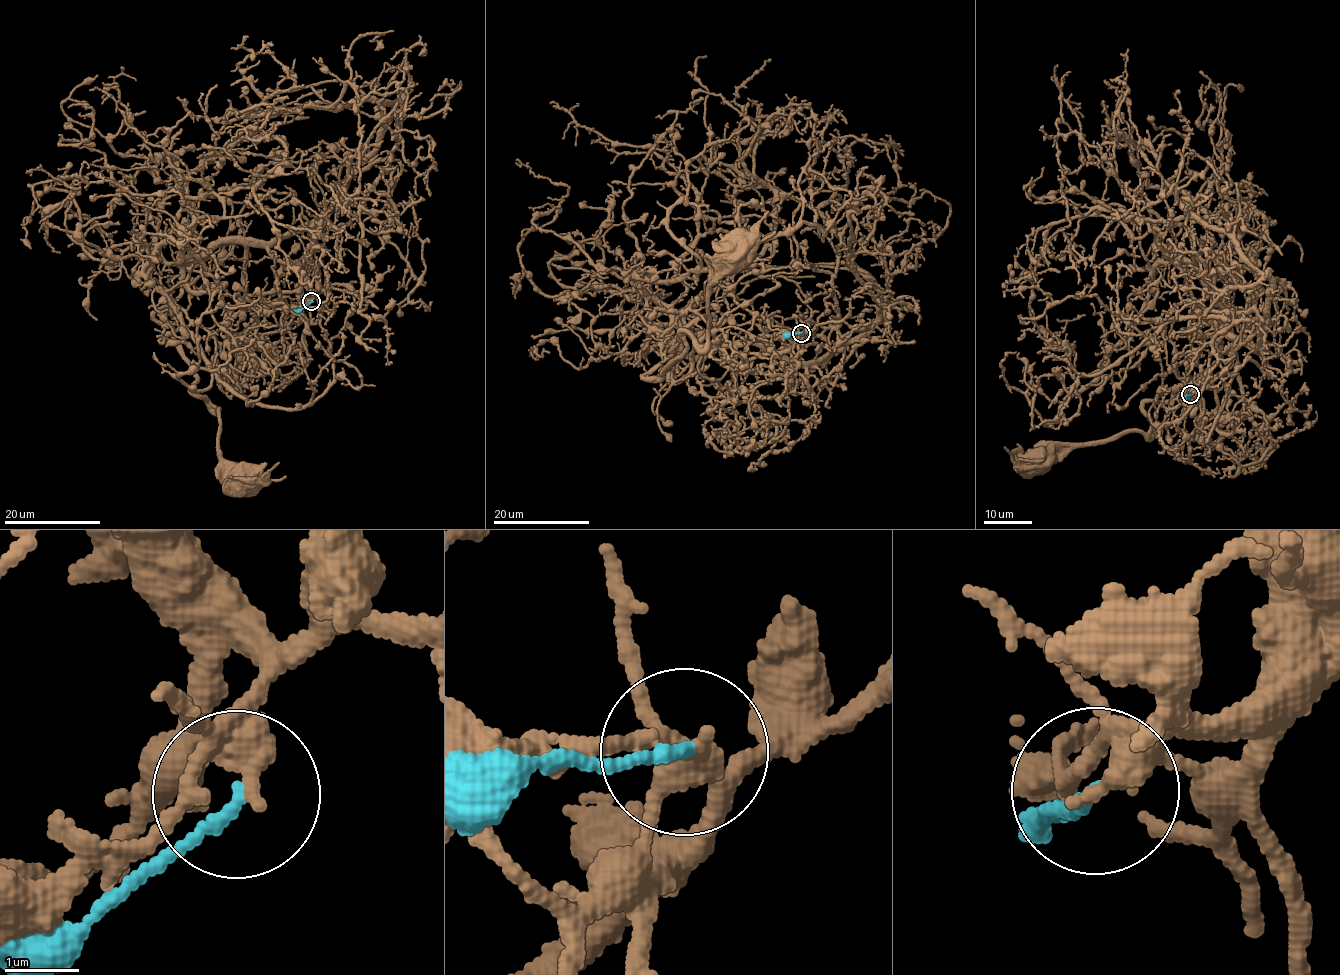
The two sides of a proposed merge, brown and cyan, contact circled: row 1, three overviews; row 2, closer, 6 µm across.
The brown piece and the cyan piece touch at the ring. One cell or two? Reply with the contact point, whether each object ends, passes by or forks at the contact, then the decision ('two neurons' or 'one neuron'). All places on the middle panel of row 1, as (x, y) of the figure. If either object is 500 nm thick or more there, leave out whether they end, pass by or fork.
(801, 333) | brown forks | cyan ends | two neurons

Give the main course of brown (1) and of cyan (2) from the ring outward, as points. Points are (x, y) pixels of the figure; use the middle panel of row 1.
1: (802, 333), (673, 354), (643, 377), (660, 377), (685, 351), (682, 332), (705, 344), (708, 278), (734, 258)
2: (800, 333), (783, 333)

